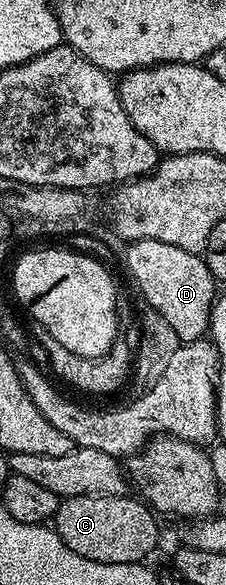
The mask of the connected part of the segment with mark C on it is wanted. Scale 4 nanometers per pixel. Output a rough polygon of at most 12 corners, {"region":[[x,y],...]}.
{"region":[[66,496],[56,533],[82,558],[138,564],[160,540],[143,499]]}

